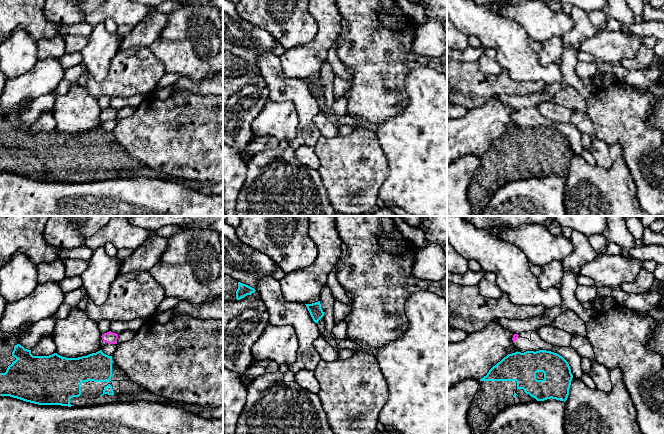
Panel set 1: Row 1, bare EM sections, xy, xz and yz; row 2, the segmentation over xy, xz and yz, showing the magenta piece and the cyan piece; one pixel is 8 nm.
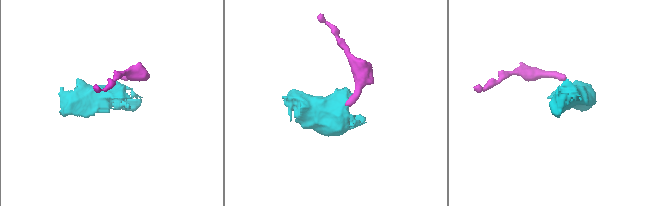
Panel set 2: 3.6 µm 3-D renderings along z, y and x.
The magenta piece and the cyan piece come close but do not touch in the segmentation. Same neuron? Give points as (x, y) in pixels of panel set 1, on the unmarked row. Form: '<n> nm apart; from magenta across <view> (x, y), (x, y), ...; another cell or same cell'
70 nm apart; from magenta across xy (103, 117), (101, 126); same cell

